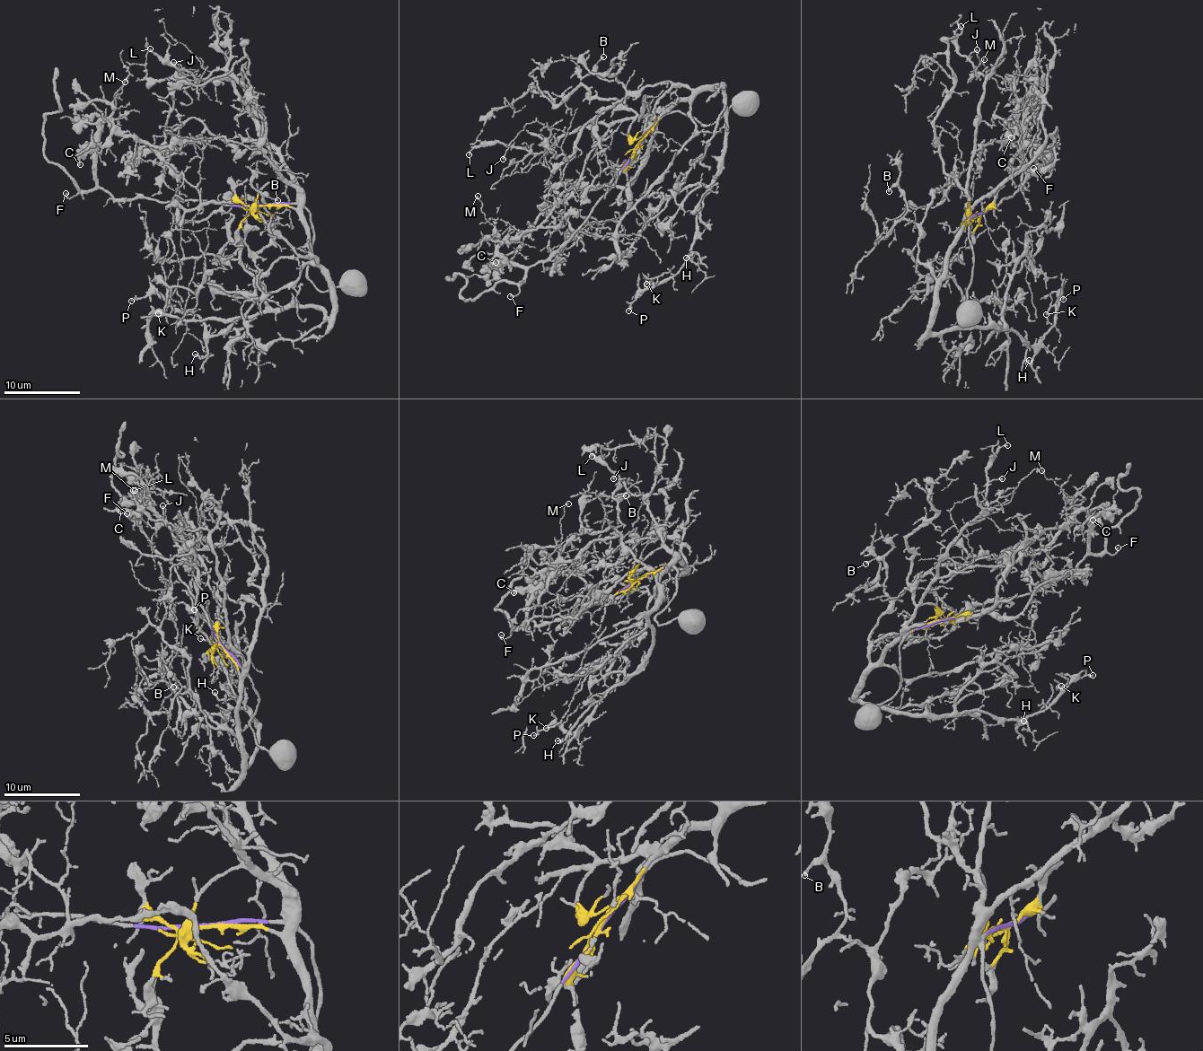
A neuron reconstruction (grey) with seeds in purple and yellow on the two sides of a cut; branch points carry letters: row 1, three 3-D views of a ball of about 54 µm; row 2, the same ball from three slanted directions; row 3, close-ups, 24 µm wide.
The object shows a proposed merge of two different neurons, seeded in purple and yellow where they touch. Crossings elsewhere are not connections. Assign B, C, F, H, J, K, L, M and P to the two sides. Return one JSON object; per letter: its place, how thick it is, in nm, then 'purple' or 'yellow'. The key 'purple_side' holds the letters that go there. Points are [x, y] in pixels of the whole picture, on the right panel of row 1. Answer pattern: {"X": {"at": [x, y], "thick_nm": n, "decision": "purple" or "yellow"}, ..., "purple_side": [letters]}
{"B": {"at": [889, 191], "thick_nm": 140, "decision": "yellow"}, "C": {"at": [1011, 137], "thick_nm": 200, "decision": "purple"}, "F": {"at": [1033, 168], "thick_nm": 130, "decision": "purple"}, "H": {"at": [1029, 360], "thick_nm": 180, "decision": "yellow"}, "J": {"at": [977, 49], "thick_nm": 140, "decision": "yellow"}, "K": {"at": [1046, 314], "thick_nm": 140, "decision": "yellow"}, "L": {"at": [961, 26], "thick_nm": 130, "decision": "yellow"}, "M": {"at": [984, 59], "thick_nm": 100, "decision": "purple"}, "P": {"at": [1063, 299], "thick_nm": 170, "decision": "yellow"}, "purple_side": ["C", "F", "M"]}

